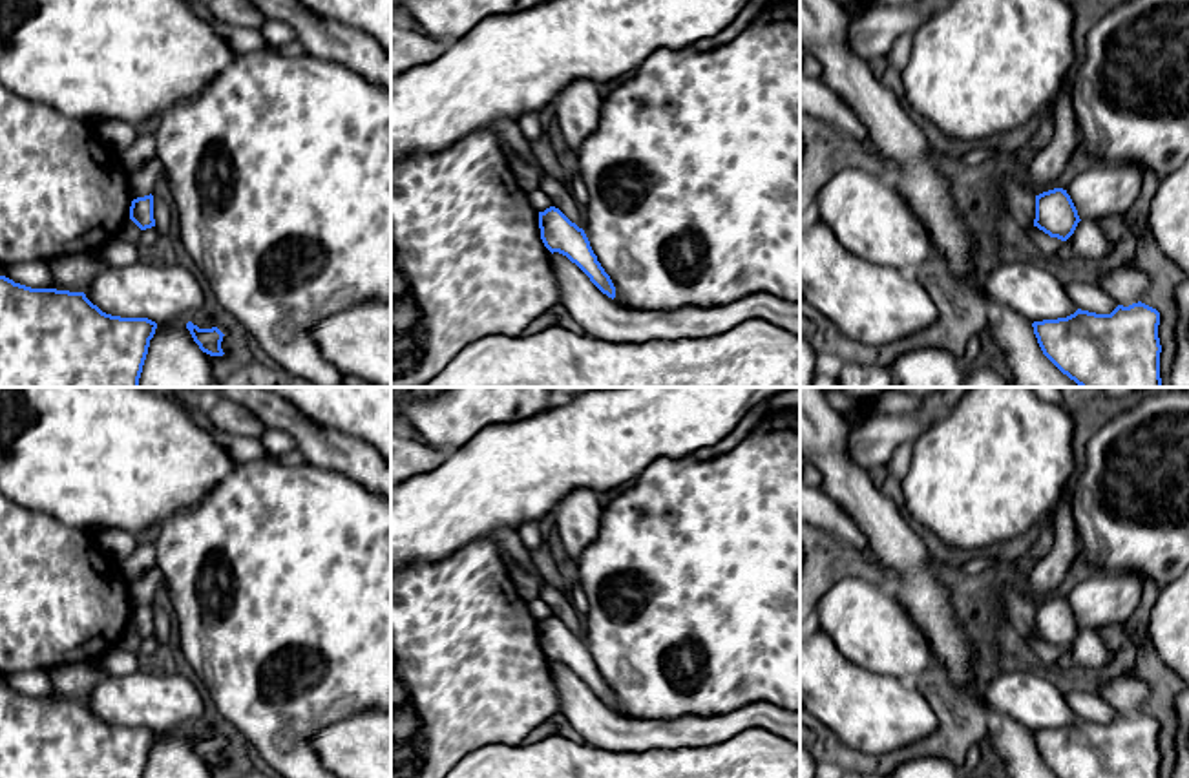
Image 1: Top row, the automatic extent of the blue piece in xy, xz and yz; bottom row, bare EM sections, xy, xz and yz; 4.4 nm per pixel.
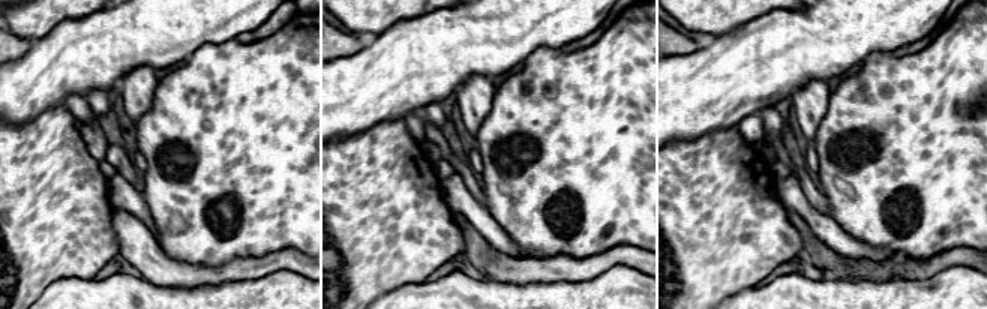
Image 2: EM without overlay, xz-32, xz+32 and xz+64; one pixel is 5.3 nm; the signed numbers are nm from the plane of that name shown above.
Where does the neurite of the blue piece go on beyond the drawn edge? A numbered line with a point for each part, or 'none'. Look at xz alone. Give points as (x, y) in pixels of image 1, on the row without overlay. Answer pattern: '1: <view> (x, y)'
none

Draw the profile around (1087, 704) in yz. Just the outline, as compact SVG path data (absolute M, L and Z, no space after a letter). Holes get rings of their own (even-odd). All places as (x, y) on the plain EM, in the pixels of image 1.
M1078 689L1067 694L1067 701L1081 720L1110 723L1118 712L1096 690Z

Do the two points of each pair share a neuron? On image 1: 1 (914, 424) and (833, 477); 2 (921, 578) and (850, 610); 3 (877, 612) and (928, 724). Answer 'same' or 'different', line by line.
1: different
2: different
3: different

